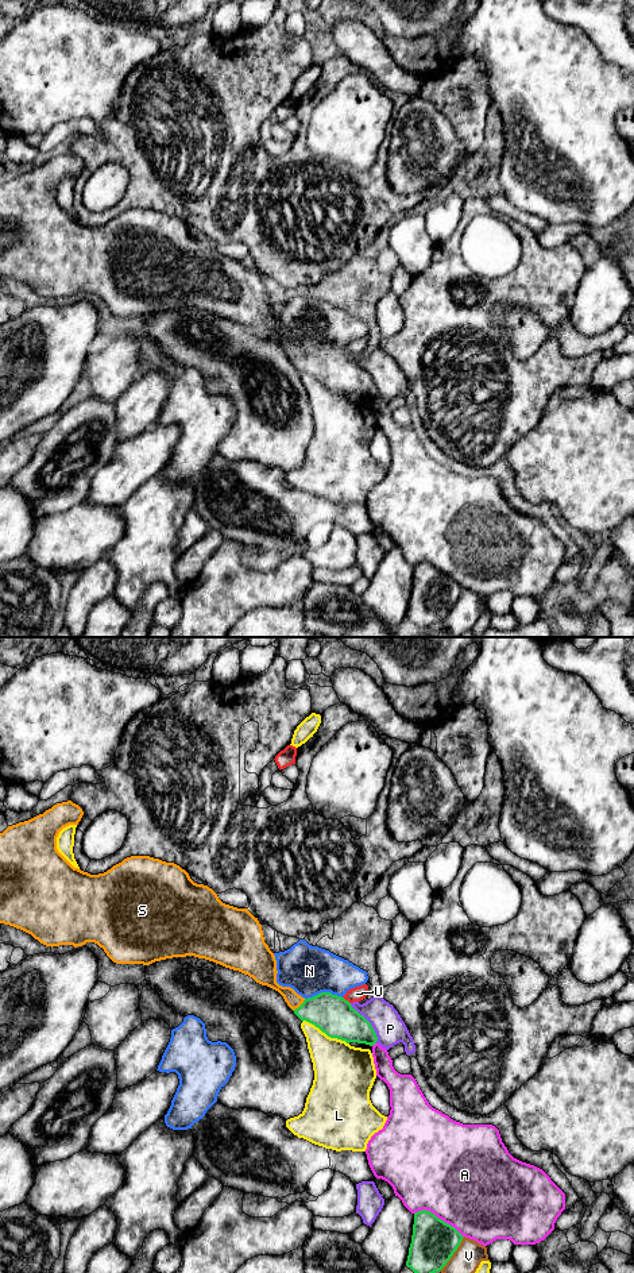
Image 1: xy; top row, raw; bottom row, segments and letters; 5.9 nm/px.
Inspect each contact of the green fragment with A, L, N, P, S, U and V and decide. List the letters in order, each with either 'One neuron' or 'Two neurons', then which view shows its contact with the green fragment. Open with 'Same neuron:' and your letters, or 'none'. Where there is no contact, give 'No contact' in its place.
Same neuron: S
A: Two neurons. Touches green in xy
L: Two neurons. Touches green in xy
N: Two neurons. Touches green in xy
P: Two neurons. Touches green in xy
S: One neuron. Touches green in xy
U: Two neurons. Touches green in xy
V: Two neurons. Touches green in xy

